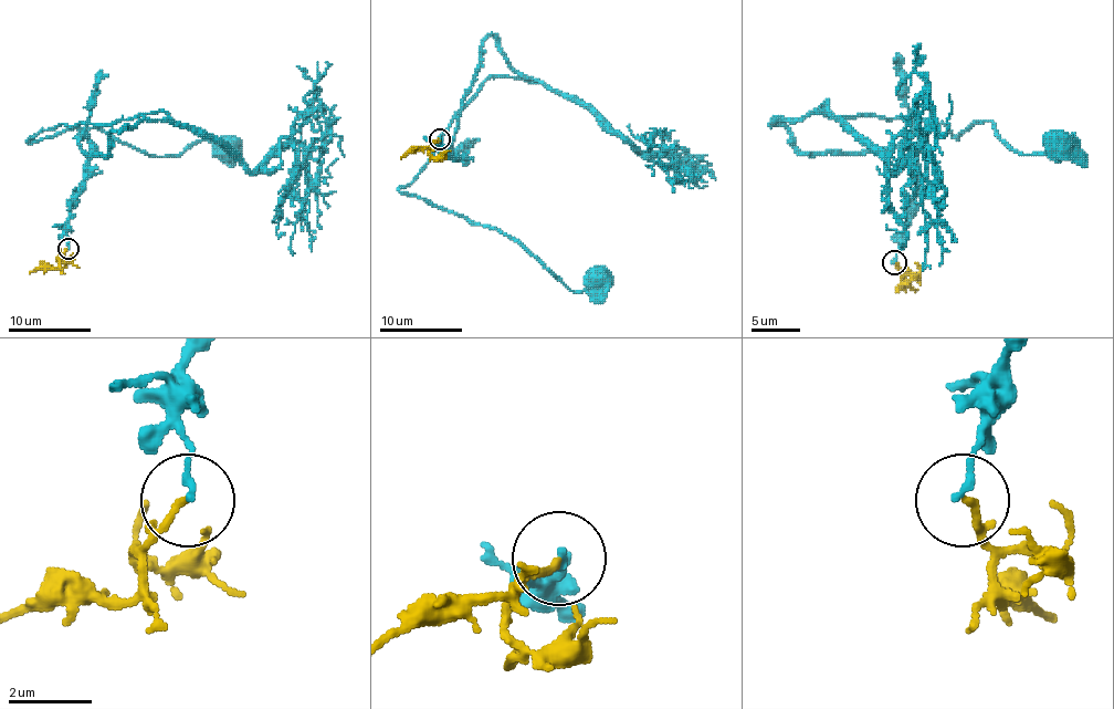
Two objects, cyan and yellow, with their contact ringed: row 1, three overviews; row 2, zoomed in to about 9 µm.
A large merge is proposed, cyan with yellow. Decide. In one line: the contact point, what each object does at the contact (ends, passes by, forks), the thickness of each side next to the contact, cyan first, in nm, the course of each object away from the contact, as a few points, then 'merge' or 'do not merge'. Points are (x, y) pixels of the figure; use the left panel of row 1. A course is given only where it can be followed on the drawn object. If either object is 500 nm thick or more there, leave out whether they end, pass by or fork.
(69, 248) | cyan ends | yellow ends | 160/160 nm | cyan via (69, 249), (81, 138), (107, 154), (167, 113), (42, 129), (28, 139), (229, 148) | yellow via (69, 249), (56, 268), (30, 271) | do not merge

